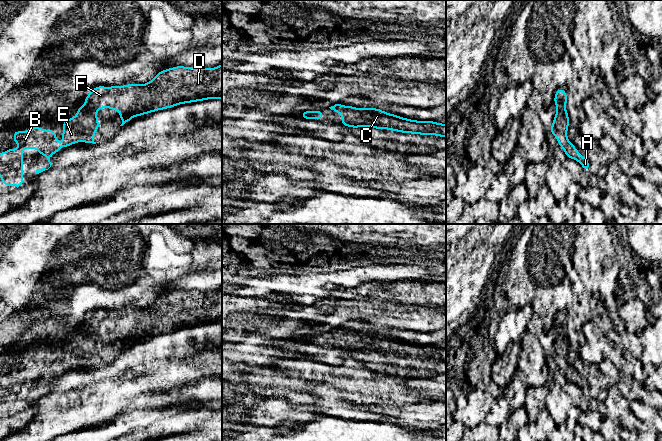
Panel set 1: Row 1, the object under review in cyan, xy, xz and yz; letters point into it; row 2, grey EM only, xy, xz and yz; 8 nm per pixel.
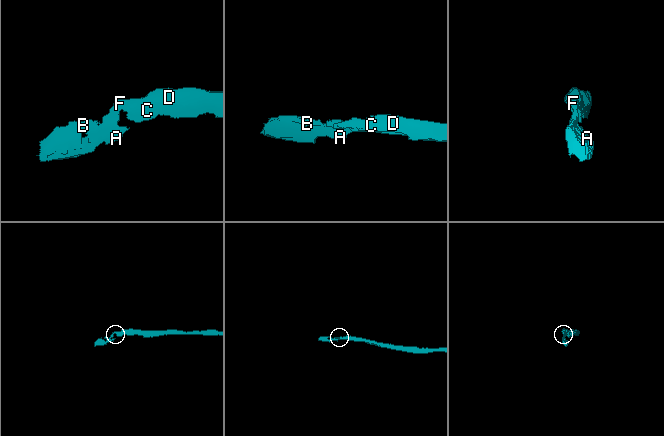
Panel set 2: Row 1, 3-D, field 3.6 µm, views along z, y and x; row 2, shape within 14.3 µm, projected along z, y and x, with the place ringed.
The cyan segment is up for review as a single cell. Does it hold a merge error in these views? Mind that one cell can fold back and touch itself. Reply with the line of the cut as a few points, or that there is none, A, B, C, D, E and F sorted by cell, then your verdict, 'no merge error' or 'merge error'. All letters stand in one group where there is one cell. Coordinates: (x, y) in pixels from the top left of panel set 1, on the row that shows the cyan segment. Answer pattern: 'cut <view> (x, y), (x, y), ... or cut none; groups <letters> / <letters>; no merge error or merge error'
cut none; groups A B C D E F; no merge error

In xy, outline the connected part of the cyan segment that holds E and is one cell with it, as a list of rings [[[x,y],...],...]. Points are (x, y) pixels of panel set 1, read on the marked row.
[[[222,64],[215,68],[195,68],[176,66],[160,71],[150,82],[146,84],[128,84],[123,86],[93,88],[87,95],[84,105],[77,109],[77,114],[63,122],[63,144],[56,140],[54,130],[43,130],[41,127],[31,127],[25,132],[14,131],[13,141],[19,146],[16,149],[8,149],[0,153],[0,176],[3,184],[20,188],[23,186],[23,149],[35,148],[38,153],[45,156],[50,164],[53,153],[60,148],[67,148],[79,141],[93,143],[95,131],[100,127],[97,111],[101,108],[110,108],[119,111],[122,121],[120,126],[129,122],[134,116],[138,117],[158,110],[168,109],[176,105],[203,101],[208,99],[222,99]]]

